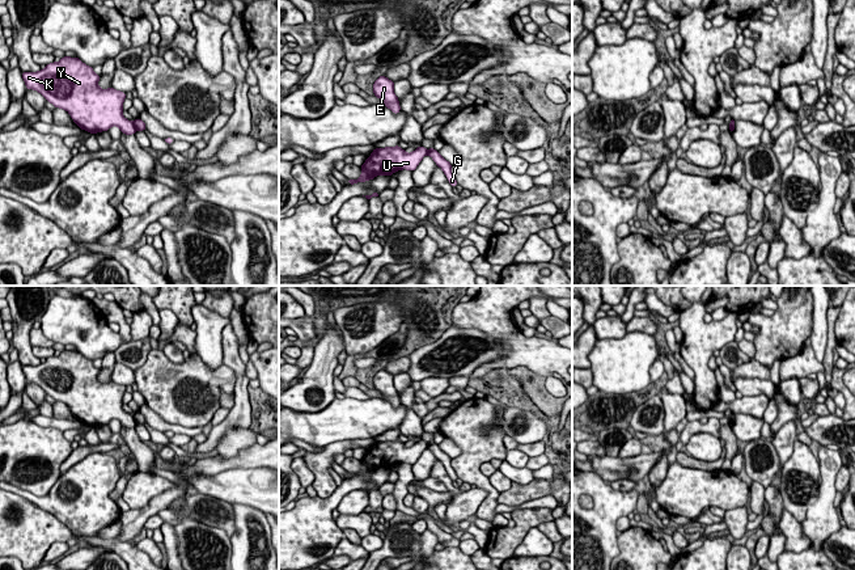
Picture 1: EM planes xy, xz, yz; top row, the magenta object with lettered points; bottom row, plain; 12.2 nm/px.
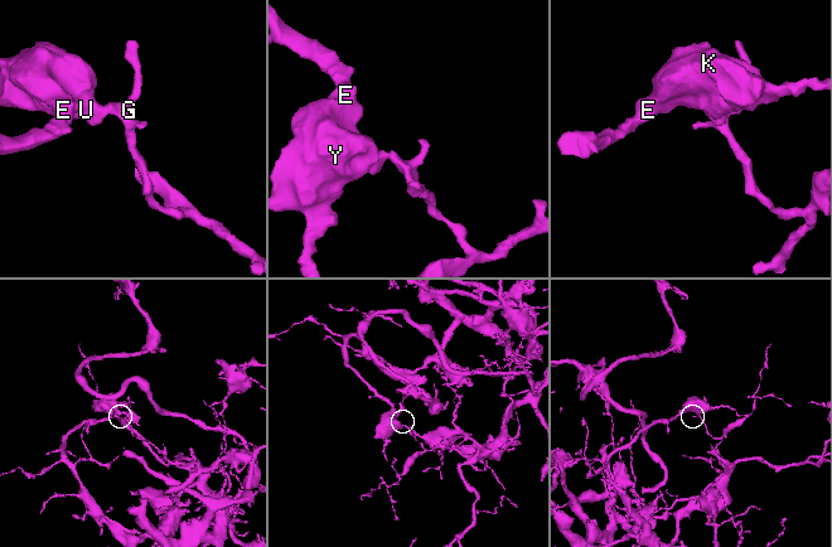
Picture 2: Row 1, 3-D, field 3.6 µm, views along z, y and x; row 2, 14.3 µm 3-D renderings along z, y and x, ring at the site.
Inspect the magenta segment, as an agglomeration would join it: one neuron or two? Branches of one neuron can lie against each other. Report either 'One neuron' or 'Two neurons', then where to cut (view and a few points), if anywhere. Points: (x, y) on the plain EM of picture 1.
Two neurons. Split along xy (132, 417), (136, 422)

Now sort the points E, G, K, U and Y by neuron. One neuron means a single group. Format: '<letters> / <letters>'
E K U Y / G

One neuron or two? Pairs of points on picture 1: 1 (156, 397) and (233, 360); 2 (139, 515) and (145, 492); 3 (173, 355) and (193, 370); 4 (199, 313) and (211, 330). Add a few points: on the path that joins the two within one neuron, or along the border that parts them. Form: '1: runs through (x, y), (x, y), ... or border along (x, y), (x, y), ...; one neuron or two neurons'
1: border along (224, 363), (236, 378), (233, 392); two neurons
2: border along (168, 490), (156, 494), (144, 506), (131, 510); two neurons
3: border along (161, 350), (173, 362), (182, 362), (185, 359); two neurons
4: runs through (203, 317), (208, 326); one neuron

